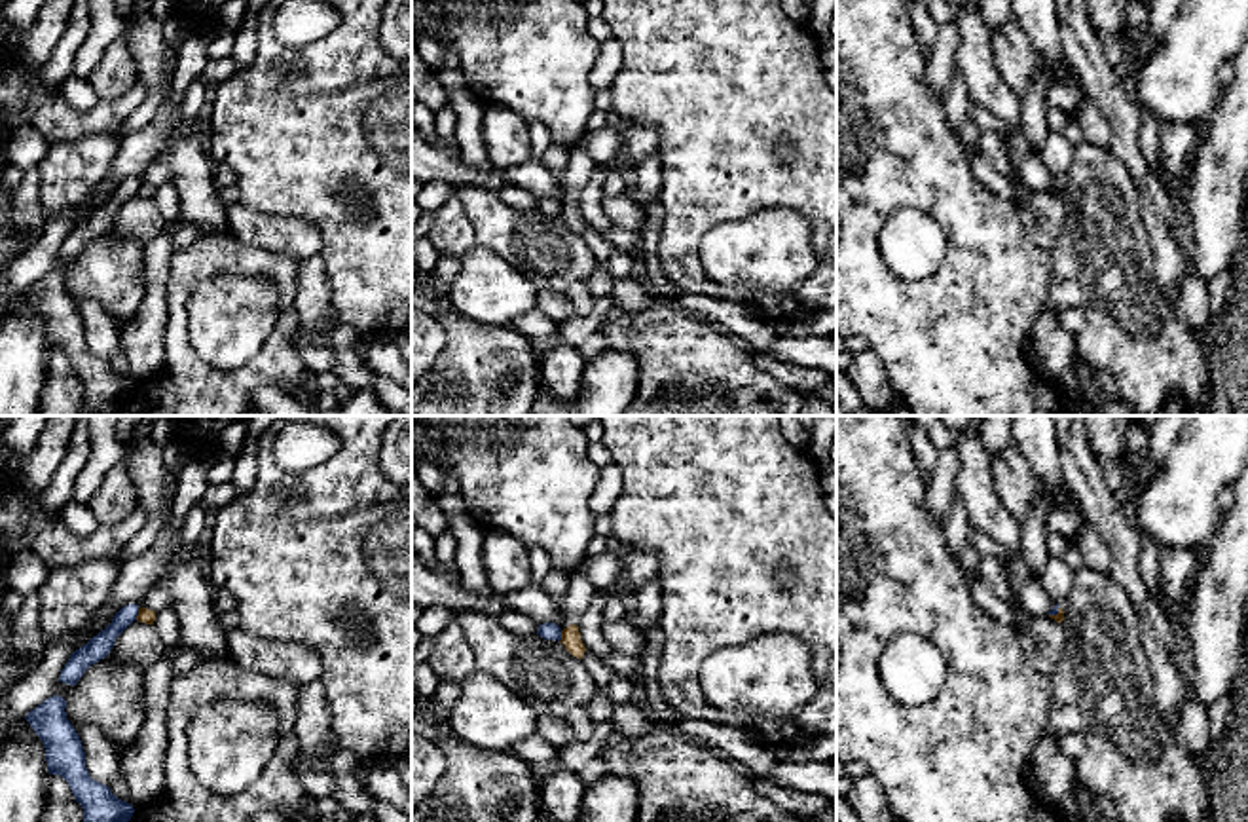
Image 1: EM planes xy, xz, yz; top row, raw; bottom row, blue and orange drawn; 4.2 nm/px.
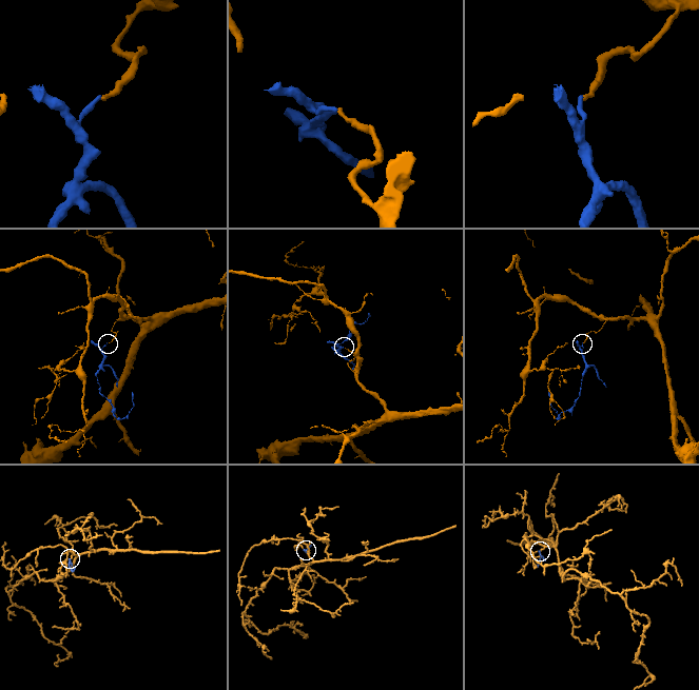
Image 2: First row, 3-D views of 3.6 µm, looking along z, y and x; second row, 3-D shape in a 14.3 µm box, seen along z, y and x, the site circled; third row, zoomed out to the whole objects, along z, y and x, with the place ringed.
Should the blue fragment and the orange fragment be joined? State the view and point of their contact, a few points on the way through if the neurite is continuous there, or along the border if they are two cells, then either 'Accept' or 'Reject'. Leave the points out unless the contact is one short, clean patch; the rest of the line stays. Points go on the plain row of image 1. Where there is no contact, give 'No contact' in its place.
Touches blue at xy (137, 188). Boundary: xy (139, 185), (135, 194). Reject

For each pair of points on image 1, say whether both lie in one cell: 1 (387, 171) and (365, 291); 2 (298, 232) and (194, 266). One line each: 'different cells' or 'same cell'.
1: same cell
2: different cells

